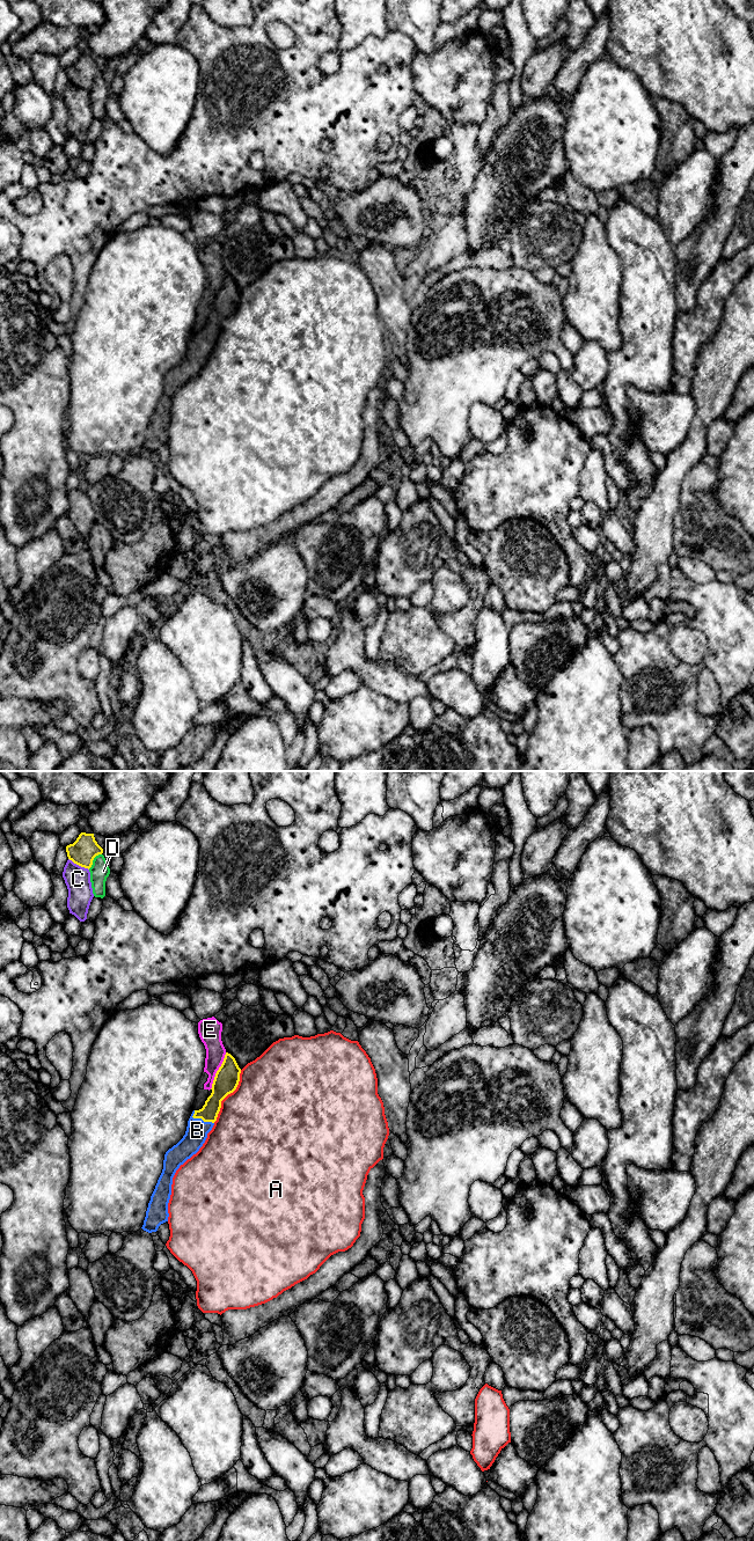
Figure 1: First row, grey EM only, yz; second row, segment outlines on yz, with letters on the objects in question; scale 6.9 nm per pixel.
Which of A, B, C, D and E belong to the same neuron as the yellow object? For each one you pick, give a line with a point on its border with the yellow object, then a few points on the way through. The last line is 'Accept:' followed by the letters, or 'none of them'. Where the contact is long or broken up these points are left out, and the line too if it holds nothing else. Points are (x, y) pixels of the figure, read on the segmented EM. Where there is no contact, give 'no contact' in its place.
B: yz (200, 1117)
Accept: B

